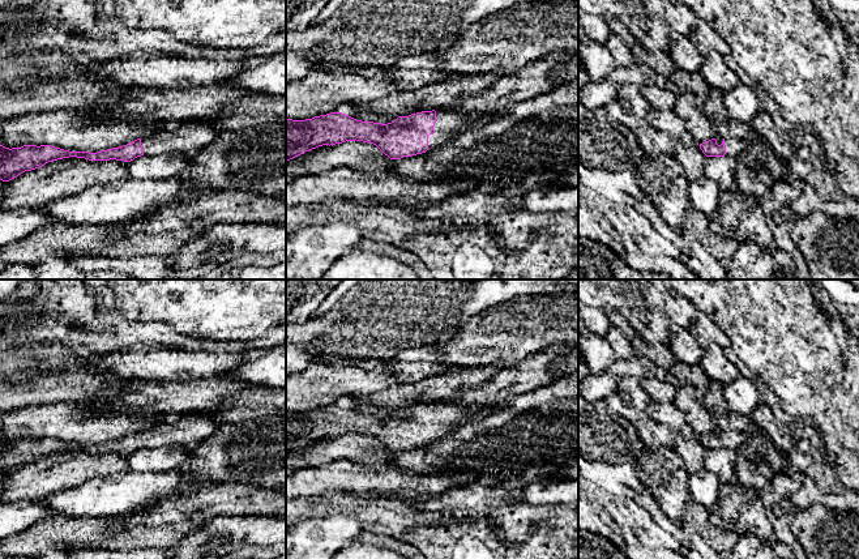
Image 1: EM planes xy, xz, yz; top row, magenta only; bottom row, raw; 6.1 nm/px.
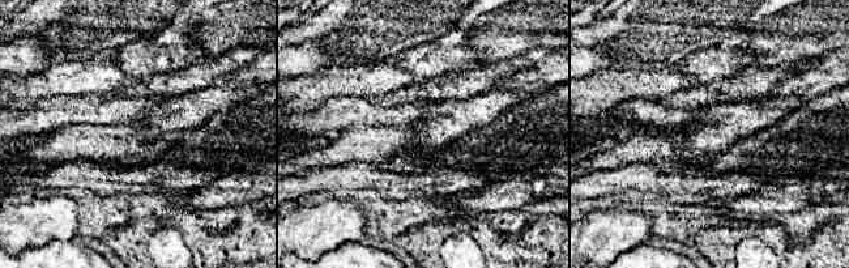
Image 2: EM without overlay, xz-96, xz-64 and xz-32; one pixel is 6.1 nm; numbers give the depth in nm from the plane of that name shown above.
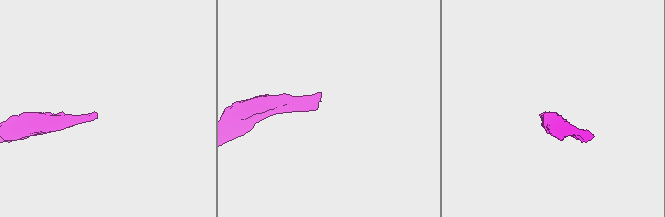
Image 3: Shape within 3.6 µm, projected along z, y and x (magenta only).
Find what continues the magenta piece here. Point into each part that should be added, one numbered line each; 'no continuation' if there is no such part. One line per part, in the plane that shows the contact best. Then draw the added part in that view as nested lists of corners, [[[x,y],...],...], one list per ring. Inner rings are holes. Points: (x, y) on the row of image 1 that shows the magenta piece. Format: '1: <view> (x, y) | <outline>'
1: xz (449, 124) | [[[436,110],[435,133],[428,136],[427,152],[436,150],[465,131],[479,128],[490,123],[495,116],[496,114],[491,114],[474,119],[461,111]]]

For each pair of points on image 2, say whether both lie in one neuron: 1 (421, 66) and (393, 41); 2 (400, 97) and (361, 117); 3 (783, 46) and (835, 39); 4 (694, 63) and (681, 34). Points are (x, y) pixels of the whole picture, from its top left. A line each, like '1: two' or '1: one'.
1: two
2: two
3: one
4: two

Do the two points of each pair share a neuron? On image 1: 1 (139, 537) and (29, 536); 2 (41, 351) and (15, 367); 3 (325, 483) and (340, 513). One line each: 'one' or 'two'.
1: one
2: one
3: two

